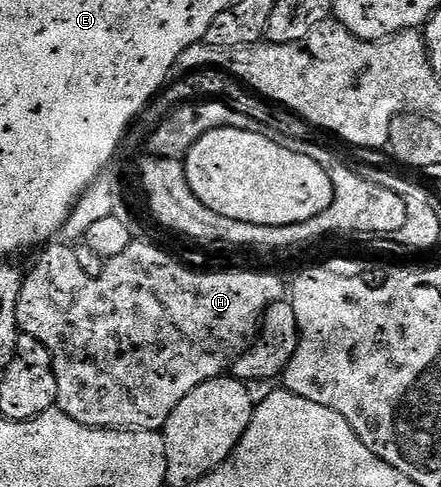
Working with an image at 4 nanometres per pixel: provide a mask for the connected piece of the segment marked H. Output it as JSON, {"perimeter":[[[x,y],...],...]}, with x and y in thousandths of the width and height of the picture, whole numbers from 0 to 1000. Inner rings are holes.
{"perimeter":[[[306,491],[281,524],[252,528],[240,538],[240,554],[222,569],[200,565],[190,548],[181,548],[177,522],[163,509],[134,499],[111,501],[95,517],[95,530],[86,546],[70,561],[57,563],[50,595],[41,608],[36,647],[41,649],[41,674],[52,686],[68,690],[70,702],[95,708],[113,725],[118,754],[127,770],[127,803],[132,805],[132,846],[172,860],[172,869],[190,869],[190,877],[211,881],[315,881],[317,885],[361,887],[376,879],[381,852],[399,844],[408,819],[417,811],[435,811],[454,786],[478,782],[506,772],[528,752],[531,743],[567,715],[587,682],[594,665],[594,645],[608,628],[642,616],[653,602],[653,585],[646,585],[621,561],[565,561],[558,552],[540,552],[533,561],[447,561],[404,536],[392,536],[367,511],[322,491]]]}

